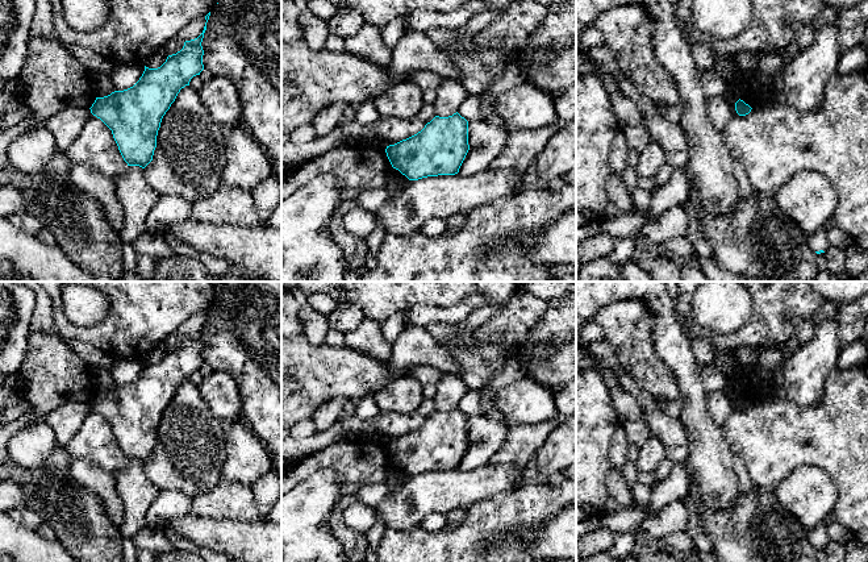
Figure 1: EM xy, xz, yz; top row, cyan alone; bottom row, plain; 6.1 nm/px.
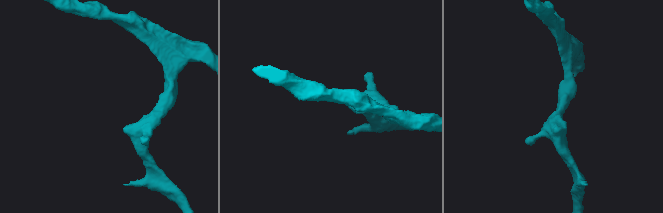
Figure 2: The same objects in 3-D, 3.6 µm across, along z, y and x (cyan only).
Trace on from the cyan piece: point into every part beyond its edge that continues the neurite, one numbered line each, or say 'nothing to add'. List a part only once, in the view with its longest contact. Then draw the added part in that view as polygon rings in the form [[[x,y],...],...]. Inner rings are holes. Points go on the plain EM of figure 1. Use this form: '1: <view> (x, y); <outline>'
1: yz (818, 536); [[[825,523],[818,524],[814,529],[808,532],[808,540],[813,546],[823,545],[826,546],[830,542],[827,534],[827,525]]]

